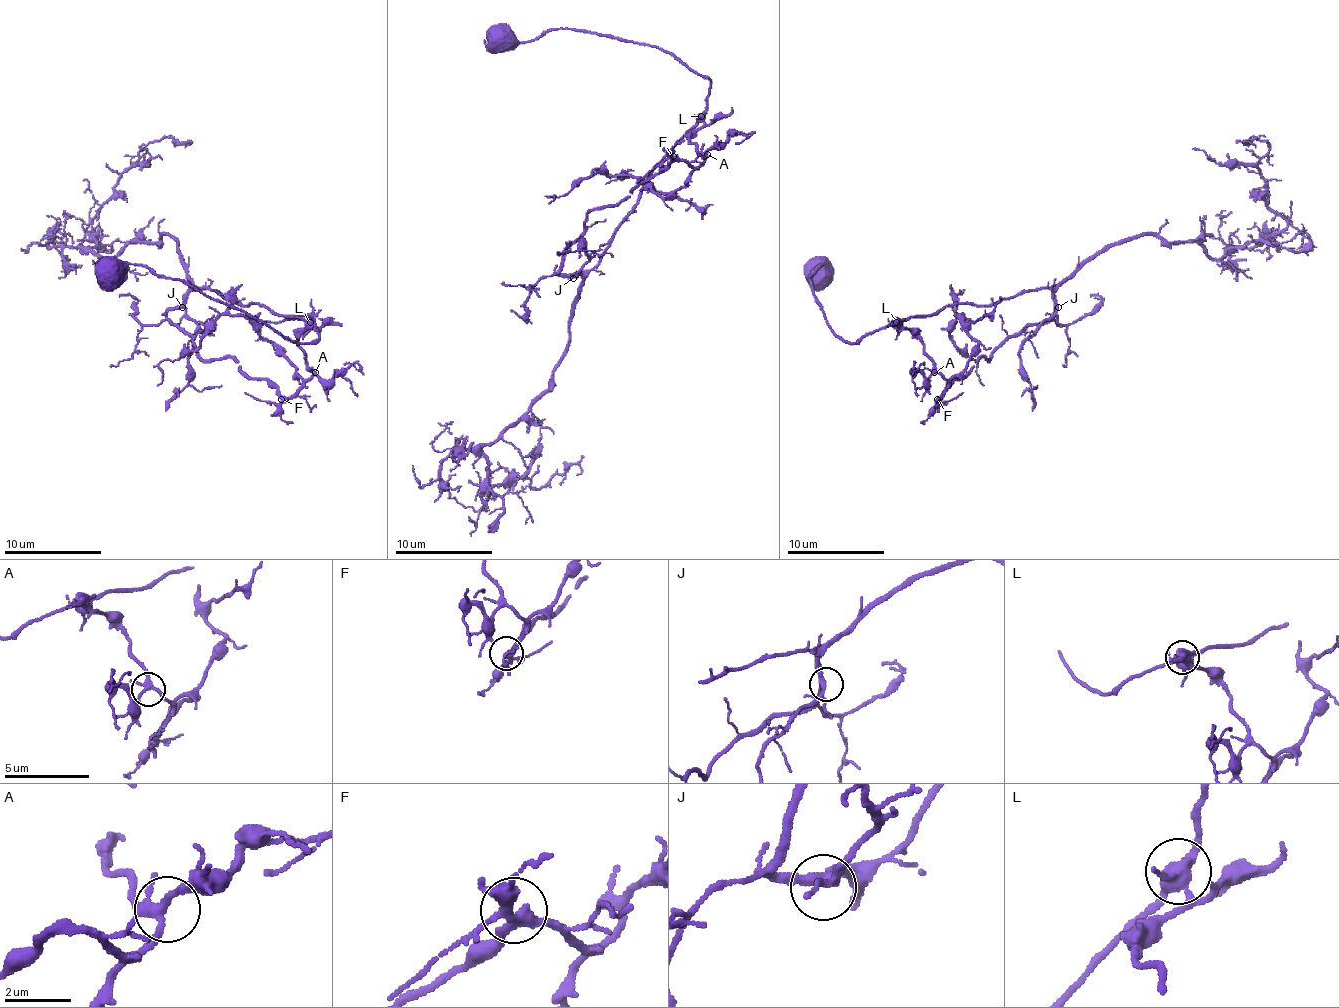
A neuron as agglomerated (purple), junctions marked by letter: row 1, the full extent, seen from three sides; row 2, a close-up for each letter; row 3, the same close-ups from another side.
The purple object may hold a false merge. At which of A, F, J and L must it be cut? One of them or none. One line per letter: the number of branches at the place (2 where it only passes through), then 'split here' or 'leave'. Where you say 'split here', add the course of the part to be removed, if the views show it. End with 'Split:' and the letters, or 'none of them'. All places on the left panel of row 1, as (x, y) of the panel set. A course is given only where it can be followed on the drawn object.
A: 4 branches meet; leave
F: 4 branches meet; leave
J: 4 branches meet; leave
L: 5 branches meet; leave
Split: none of them

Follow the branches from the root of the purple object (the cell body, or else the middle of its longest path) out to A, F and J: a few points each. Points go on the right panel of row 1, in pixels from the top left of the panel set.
A: (816, 270), (808, 278), (813, 295), (842, 341), (903, 326), (922, 343), (934, 372)
F: (816, 270), (808, 278), (830, 329), (847, 343), (888, 326), (908, 329), (947, 382), (937, 399)
J: (816, 270), (808, 278), (813, 295), (847, 343), (954, 304), (995, 304), (1044, 287), (1058, 307)

